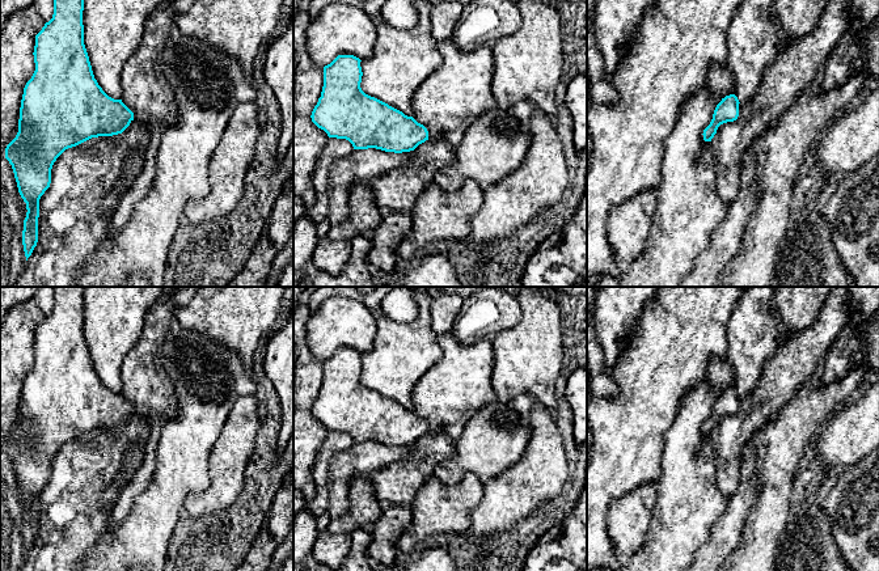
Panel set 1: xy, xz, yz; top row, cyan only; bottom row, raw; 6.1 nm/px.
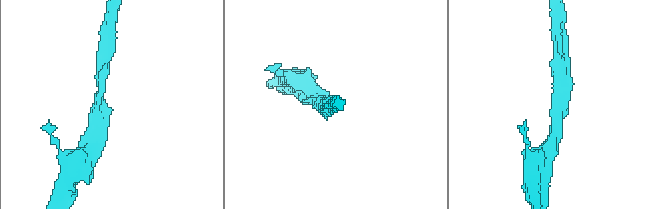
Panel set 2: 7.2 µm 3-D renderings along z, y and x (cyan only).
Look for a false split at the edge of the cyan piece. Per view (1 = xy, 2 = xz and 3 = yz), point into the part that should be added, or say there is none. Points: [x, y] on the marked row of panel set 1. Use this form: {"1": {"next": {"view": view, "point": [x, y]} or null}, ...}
{"1": {"next": null}, "2": {"next": null}, "3": {"next": null}}

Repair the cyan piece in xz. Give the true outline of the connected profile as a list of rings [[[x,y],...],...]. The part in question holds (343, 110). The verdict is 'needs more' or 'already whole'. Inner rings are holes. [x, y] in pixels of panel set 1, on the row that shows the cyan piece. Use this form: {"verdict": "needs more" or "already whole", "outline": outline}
{"verdict": "already whole", "outline": [[[338,55],[324,67],[324,86],[312,122],[329,138],[348,140],[354,149],[414,151],[428,140],[427,128],[413,117],[365,94],[360,88],[360,62],[354,55]]]}

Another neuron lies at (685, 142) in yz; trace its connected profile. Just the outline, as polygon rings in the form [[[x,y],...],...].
[[[711,64],[706,76],[706,88],[690,96],[681,106],[679,119],[665,139],[662,182],[658,189],[656,210],[651,230],[642,255],[627,266],[618,278],[601,276],[592,287],[679,287],[690,272],[693,261],[711,241],[711,234],[724,219],[727,204],[717,193],[717,172],[710,141],[703,140],[703,130],[710,124],[717,105],[730,94],[735,94],[736,76],[728,65]]]

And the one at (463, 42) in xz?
[[[473,0],[464,5],[449,39],[458,51],[470,52],[514,34],[521,22],[514,0]]]

